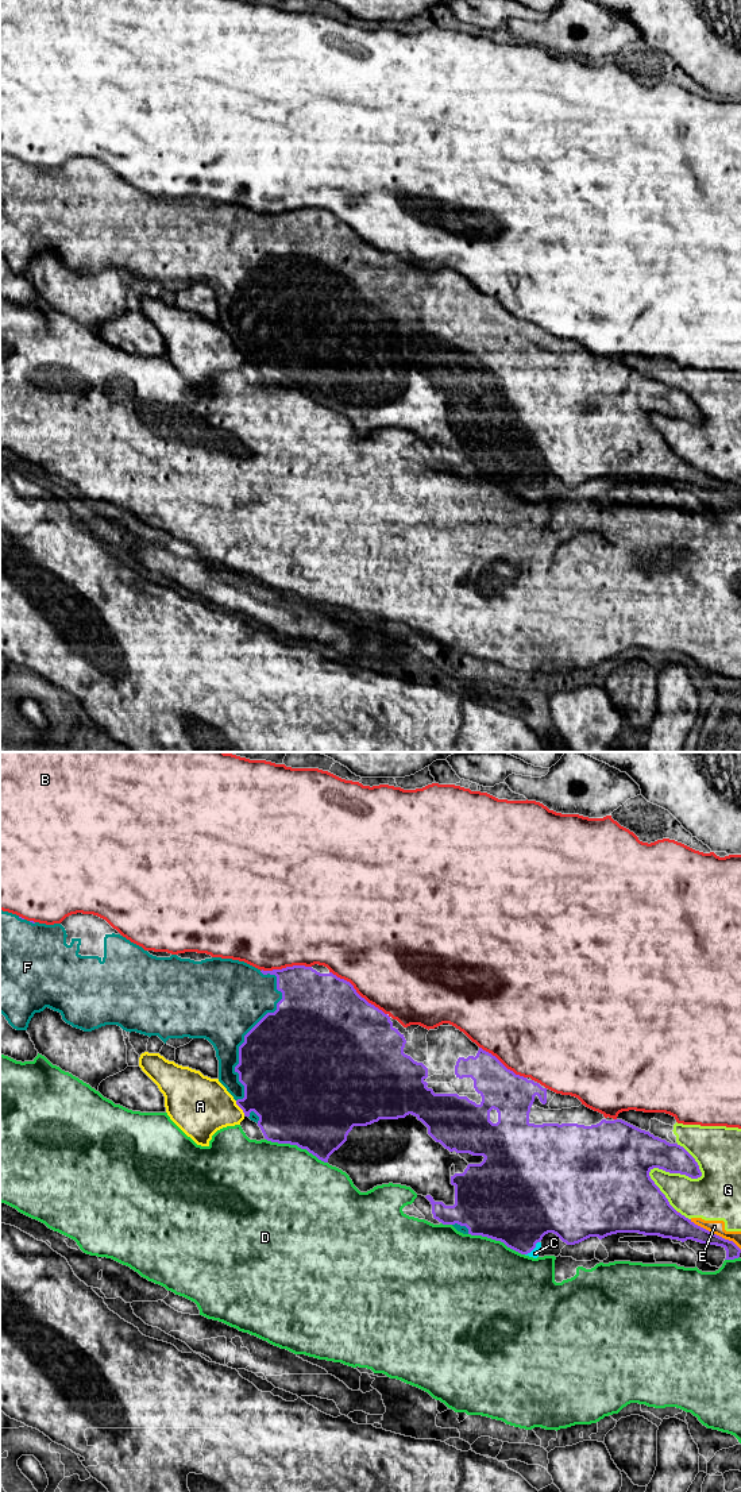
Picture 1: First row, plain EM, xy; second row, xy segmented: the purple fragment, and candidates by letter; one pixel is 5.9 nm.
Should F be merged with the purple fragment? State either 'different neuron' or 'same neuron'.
same neuron

